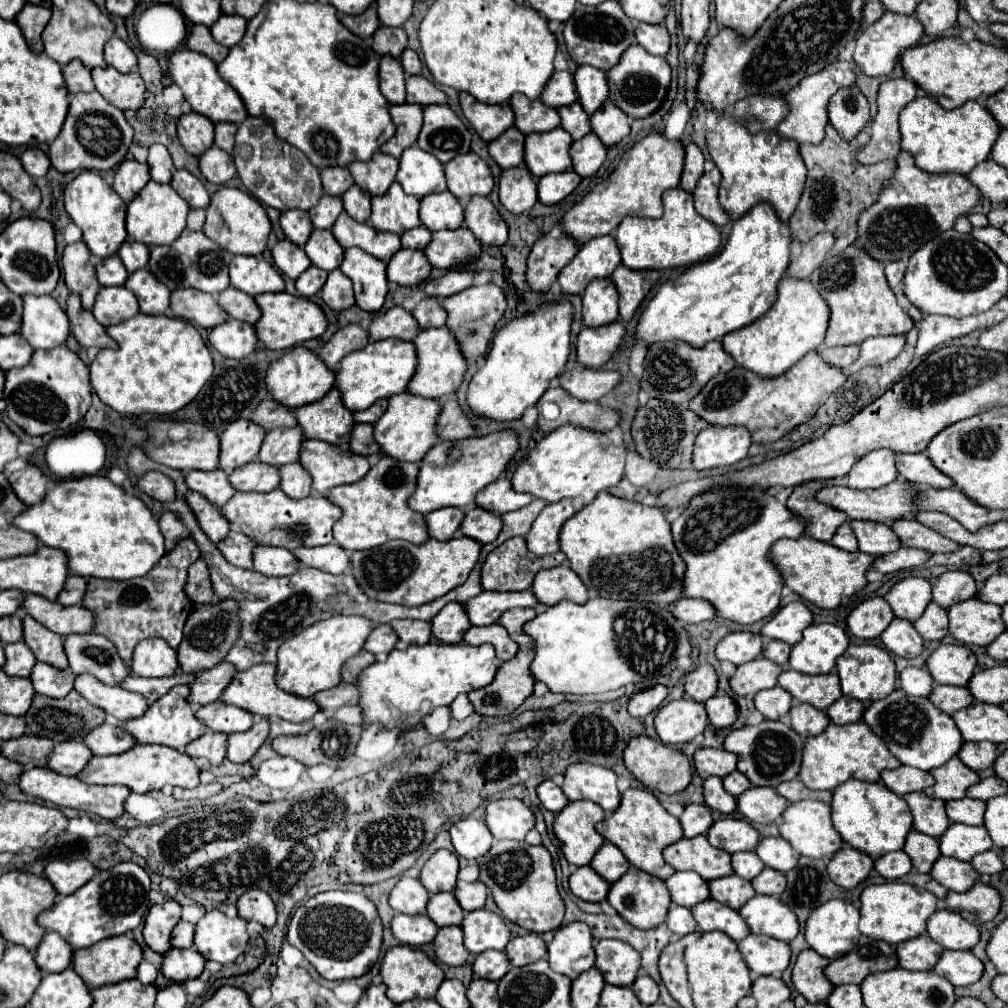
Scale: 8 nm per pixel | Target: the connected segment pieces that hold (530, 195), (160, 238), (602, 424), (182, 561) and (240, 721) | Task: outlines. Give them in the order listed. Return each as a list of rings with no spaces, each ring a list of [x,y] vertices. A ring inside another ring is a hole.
[[[523,165],[503,171],[499,179],[499,201],[513,215],[523,215],[537,203],[537,183]]]
[[[149,181],[127,207],[127,233],[131,239],[147,247],[171,245],[185,229],[187,211],[189,205],[185,205],[185,199],[179,197],[171,185],[157,185],[155,181]]]
[[[563,387],[547,389],[547,393],[541,397],[541,401],[537,405],[541,407],[543,403],[549,403],[549,401],[555,403],[561,409],[561,413],[553,421],[545,419],[539,413],[539,429],[545,433],[565,425],[567,421],[581,425],[581,427],[589,427],[593,431],[609,431],[609,429],[617,427],[619,419],[621,419],[621,413],[617,409],[607,409],[607,407],[593,403],[593,401],[577,401]]]
[[[187,537],[175,543],[175,547],[165,553],[165,557],[145,575],[129,581],[105,581],[105,579],[89,579],[87,595],[83,605],[93,609],[97,617],[97,633],[109,637],[115,643],[117,651],[129,663],[133,657],[133,649],[139,641],[147,637],[163,637],[171,647],[179,647],[183,639],[183,625],[187,615],[193,609],[191,599],[185,593],[187,569],[199,559],[201,551],[197,543]]]
[[[223,701],[203,705],[195,713],[209,729],[221,731],[221,733],[245,731],[245,729],[239,729],[239,727],[249,729],[253,725],[253,715],[249,711],[235,707],[235,705],[225,705]]]

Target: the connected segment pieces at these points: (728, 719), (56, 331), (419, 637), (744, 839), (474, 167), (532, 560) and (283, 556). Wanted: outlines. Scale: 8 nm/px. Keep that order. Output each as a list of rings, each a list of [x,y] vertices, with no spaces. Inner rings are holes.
[[[715,695],[705,703],[709,723],[717,729],[727,729],[739,717],[739,709],[729,695]]]
[[[25,295],[19,333],[35,351],[53,349],[65,343],[69,319],[51,295]]]
[[[397,619],[391,621],[391,627],[405,643],[417,643],[423,645],[425,641],[431,641],[431,621],[417,621],[417,619]]]
[[[721,819],[709,827],[707,839],[713,847],[727,853],[753,851],[759,843],[759,833],[745,819]]]
[[[471,153],[455,157],[445,165],[447,191],[457,199],[471,199],[473,195],[489,195],[493,189],[493,175],[487,163]]]
[[[511,537],[509,541],[505,541],[503,545],[495,547],[487,555],[485,565],[483,565],[483,571],[481,571],[481,585],[487,591],[523,591],[523,589],[529,589],[533,585],[533,579],[535,579],[535,573],[537,571],[557,567],[563,561],[565,561],[565,553],[563,551],[557,551],[553,555],[533,557],[533,553],[527,551],[525,537]]]
[[[257,545],[253,551],[253,569],[263,575],[293,575],[299,569],[299,559],[287,549],[269,549]]]

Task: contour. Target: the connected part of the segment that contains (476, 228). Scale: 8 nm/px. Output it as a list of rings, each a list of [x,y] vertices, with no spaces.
[[[473,197],[465,207],[465,227],[483,245],[503,245],[507,241],[507,225],[487,197]]]

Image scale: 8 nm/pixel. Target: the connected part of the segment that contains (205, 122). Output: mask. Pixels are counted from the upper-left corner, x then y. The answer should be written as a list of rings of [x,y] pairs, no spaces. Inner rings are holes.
[[[187,113],[179,117],[177,133],[181,145],[187,149],[187,153],[201,157],[207,149],[213,147],[213,123],[207,117],[201,117],[199,113]]]

